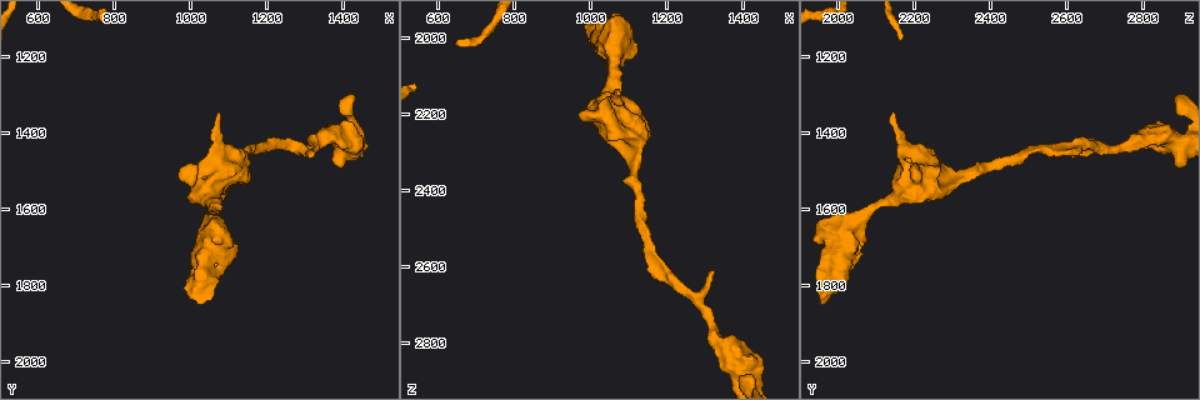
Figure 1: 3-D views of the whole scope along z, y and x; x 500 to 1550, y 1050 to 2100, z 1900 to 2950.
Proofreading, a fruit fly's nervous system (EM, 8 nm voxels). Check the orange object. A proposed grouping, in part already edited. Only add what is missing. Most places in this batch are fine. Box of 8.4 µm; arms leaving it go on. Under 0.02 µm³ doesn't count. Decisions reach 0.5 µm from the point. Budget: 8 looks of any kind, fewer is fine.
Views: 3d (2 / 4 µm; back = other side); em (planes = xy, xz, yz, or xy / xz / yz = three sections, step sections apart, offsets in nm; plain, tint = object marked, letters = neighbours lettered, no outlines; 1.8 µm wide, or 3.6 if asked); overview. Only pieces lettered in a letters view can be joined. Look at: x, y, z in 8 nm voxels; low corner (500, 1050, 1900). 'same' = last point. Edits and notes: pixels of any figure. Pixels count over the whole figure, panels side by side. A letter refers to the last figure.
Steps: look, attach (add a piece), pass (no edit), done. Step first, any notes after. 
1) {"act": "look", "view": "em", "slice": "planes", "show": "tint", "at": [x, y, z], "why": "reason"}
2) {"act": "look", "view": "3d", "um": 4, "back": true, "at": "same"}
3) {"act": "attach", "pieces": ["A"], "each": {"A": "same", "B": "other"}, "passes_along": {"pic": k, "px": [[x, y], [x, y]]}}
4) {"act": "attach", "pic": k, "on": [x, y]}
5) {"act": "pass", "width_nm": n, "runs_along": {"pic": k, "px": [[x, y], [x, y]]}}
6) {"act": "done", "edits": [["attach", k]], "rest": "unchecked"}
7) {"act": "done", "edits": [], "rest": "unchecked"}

{"act": "look", "view": "em", "slice": "planes", "show": "letters", "at": [1085, 1770, 2025], "why": "stops while still wide"}

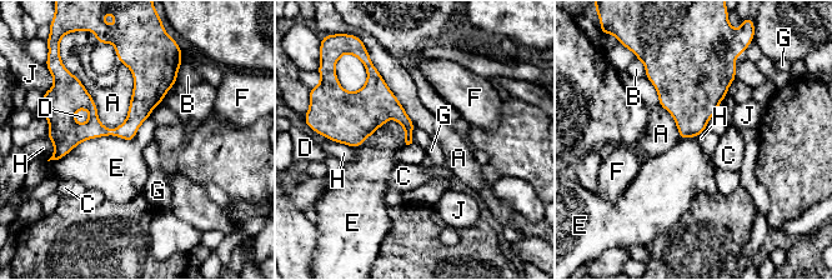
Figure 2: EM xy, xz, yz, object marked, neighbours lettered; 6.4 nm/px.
{"act": "pass", "longest_contact_nm": ["E", 700], "each": {"A": "other", "B": "other", "C": "other", "D": "other", "E": "other", "F": "other", "G": "other", "H": "other", "J": "other"}, "border": {"pic": 2, "px": [[148, 118], [50, 160]]}, "found": "none of them fits"}

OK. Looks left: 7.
{"act": "look", "view": "em", "um": 3.6, "slice": "xz", "step": 16, "show": "letters", "at": [1050, 1465, 2160]}

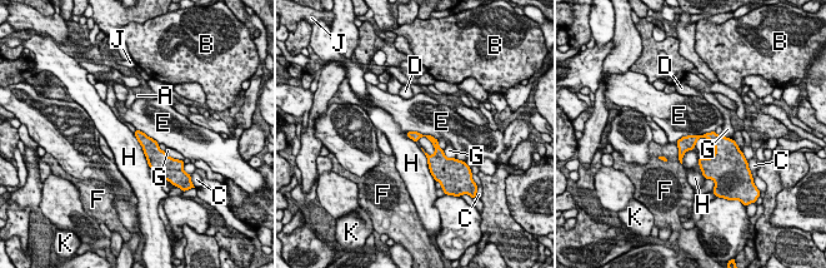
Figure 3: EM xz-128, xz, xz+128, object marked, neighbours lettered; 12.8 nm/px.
{"act": "pass", "each": {"A": "other", "B": "other", "C": "other", "D": "other", "E": "other", "F": "other", "G": "other", "H": "other", "J": "other", "K": "other"}, "found": "no lettered piece goes on from it"}

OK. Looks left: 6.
{"act": "look", "view": "em", "slice": "xy", "step": 16, "show": "tint", "at": [1425, 1300, 2895], "why": "an open end"}

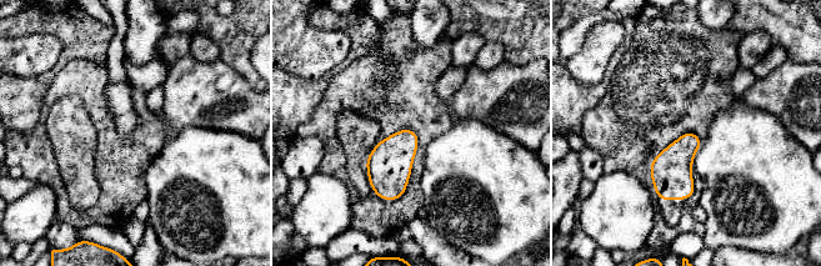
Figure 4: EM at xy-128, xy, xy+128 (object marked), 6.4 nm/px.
{"act": "look", "view": "em", "slice": "yz", "step": 8, "show": "letters", "at": "same", "why": "another direction"}

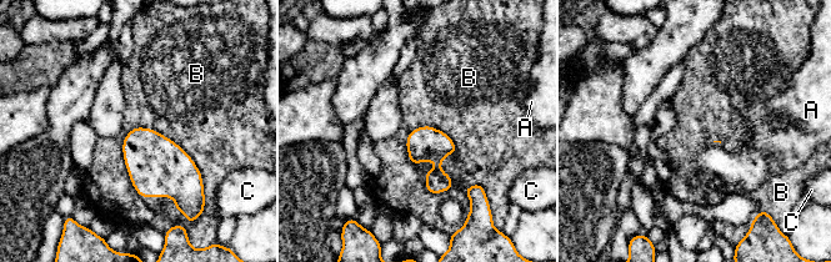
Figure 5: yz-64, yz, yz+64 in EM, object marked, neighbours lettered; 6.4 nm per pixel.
{"act": "pass", "each": {"A": "other", "B": "other", "C": "other"}, "border": {"pic": 5, "px": [[124, 136], [168, 136], [204, 186]]}, "found": "none of them fits"}

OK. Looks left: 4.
{"act": "done", "edits": [], "rest": "unchecked"}

